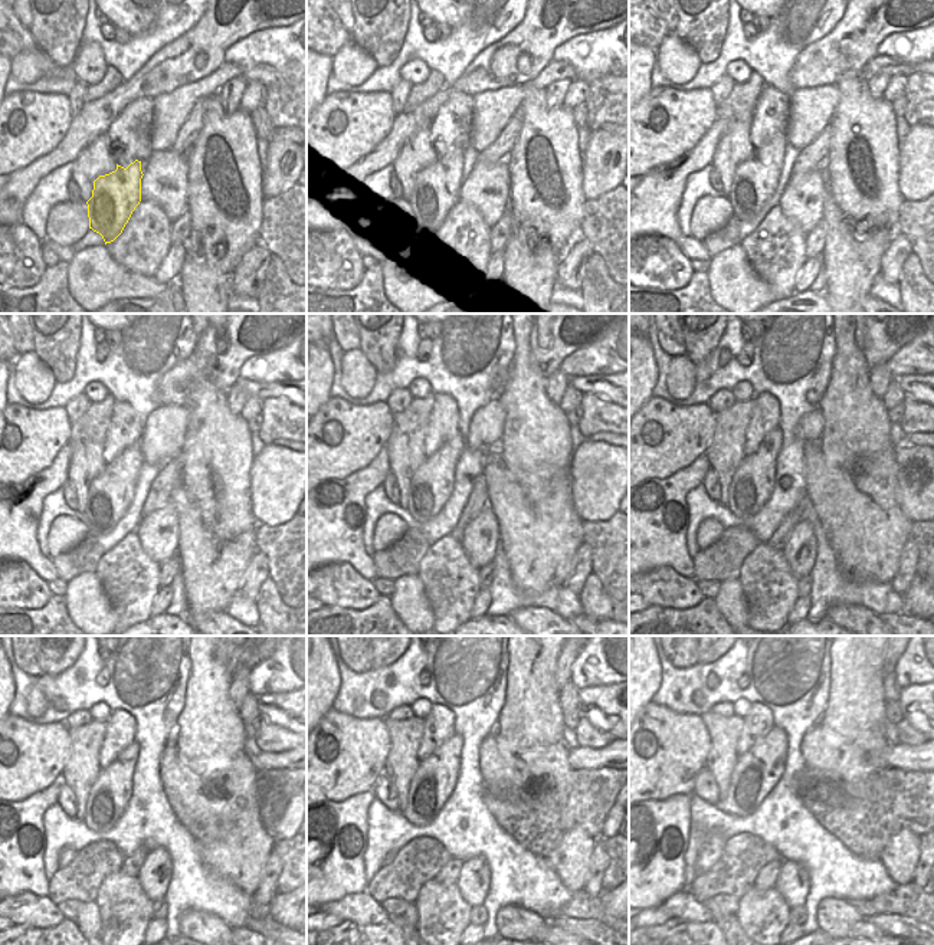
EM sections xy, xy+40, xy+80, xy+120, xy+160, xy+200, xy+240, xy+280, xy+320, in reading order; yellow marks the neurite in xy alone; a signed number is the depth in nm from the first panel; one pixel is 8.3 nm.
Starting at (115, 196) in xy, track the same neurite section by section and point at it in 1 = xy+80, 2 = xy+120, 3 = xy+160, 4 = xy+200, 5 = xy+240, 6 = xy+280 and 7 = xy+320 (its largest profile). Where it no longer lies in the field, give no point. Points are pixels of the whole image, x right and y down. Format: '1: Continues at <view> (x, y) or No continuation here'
1: Continues at xy+80 (754, 181)
2: Continues at xy+120 (110, 495)
3: Continues at xy+160 (431, 486)
4: Continues at xy+200 (753, 484)
5: Continues at xy+240 (110, 794)
6: Continues at xy+280 (433, 783)
7: Continues at xy+320 (757, 771).

